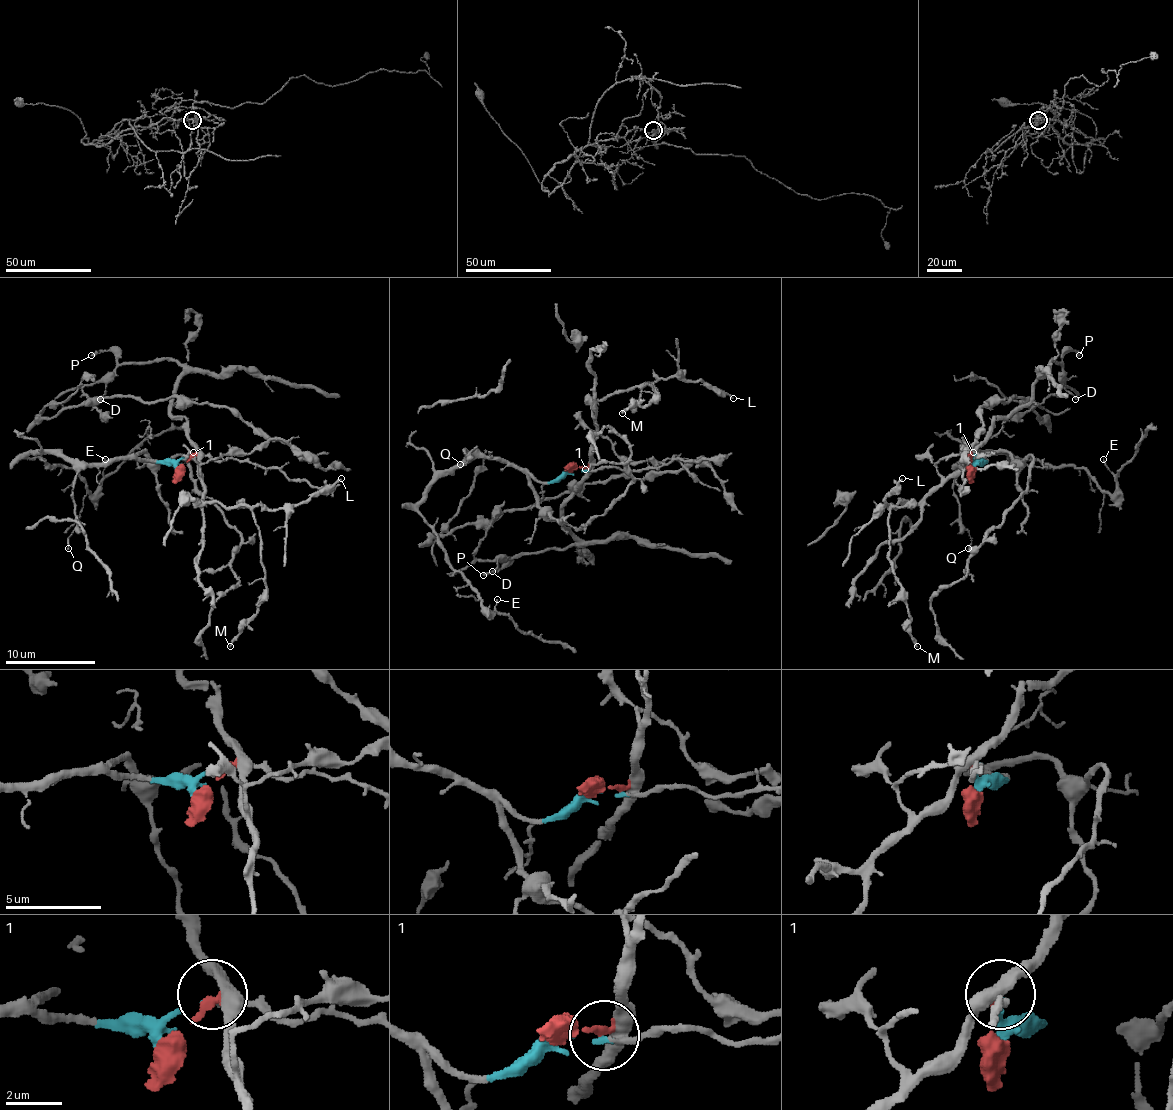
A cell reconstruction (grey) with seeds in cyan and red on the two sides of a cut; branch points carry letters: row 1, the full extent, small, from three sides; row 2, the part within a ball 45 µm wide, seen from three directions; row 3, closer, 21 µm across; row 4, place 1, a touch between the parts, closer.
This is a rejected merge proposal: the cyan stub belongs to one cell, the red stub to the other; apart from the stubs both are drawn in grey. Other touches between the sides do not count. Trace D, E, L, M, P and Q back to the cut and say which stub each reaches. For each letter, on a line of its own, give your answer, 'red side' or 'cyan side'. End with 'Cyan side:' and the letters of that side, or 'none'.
D: red side
E: cyan side
L: red side
M: red side
P: red side
Q: cyan side
Cyan side: E, Q

